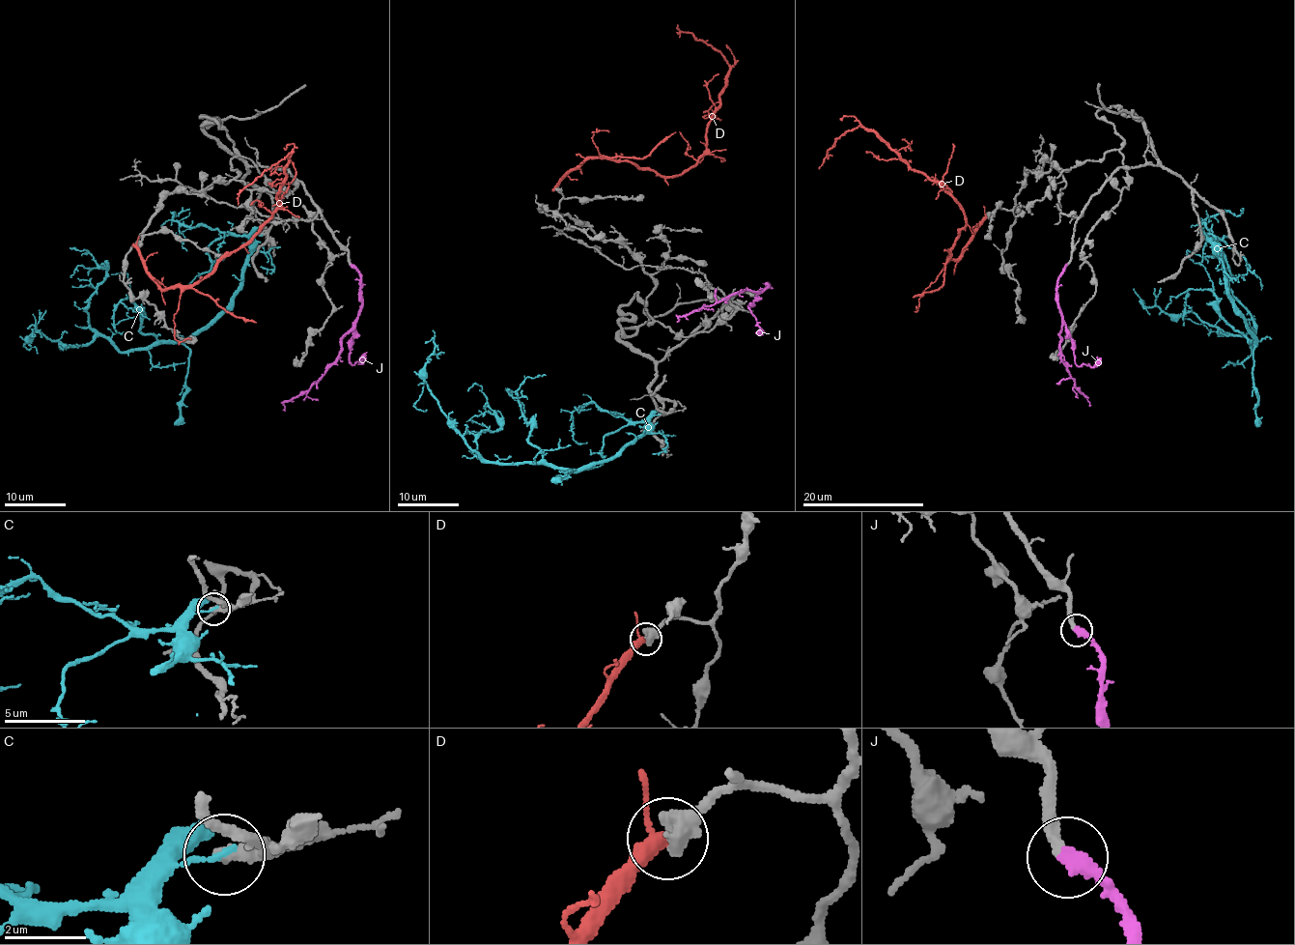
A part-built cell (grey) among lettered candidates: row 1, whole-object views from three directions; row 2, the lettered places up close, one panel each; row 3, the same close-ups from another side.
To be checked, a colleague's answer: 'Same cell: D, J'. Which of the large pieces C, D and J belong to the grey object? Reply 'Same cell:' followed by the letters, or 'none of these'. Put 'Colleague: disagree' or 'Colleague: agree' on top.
Colleague: disagree
Same cell: J

